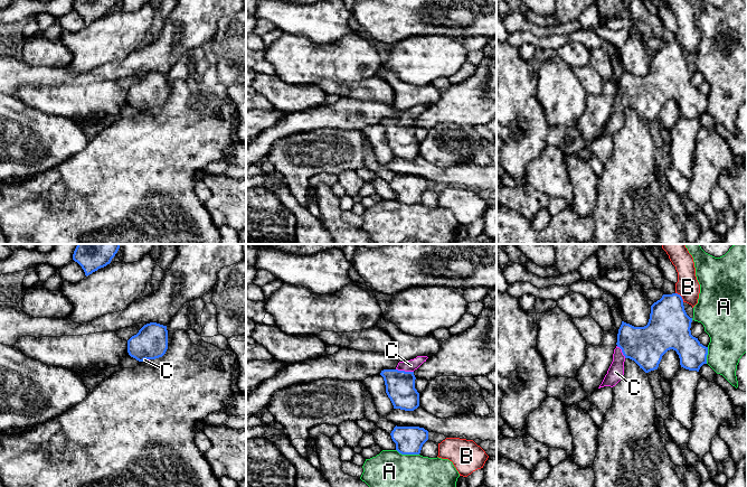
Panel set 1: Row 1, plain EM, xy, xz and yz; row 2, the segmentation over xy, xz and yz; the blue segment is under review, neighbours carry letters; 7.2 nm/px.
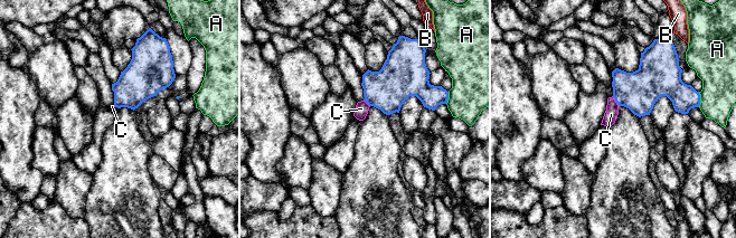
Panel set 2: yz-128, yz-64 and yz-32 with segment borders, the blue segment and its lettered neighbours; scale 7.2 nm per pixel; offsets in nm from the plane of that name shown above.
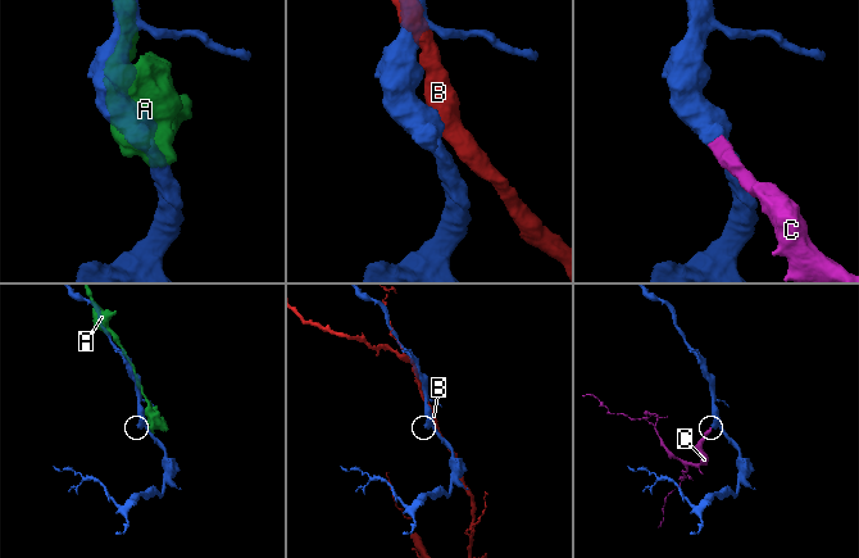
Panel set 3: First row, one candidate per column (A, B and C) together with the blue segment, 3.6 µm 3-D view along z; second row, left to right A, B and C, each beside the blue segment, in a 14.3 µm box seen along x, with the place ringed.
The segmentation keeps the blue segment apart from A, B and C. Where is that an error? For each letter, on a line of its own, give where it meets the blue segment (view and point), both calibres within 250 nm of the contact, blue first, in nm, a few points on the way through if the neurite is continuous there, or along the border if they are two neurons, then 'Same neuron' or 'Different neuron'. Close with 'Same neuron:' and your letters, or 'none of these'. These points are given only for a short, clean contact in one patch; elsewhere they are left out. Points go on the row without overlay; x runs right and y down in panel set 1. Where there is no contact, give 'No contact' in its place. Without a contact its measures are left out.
A: Touches blue at xz (407, 203). Thickness 200 nm (blue) against 320 nm. Different neuron
B: Touches blue at yz (681, 46). Thickness 300 nm (blue) against 160 nm. Different neuron
C: Touches blue at xz (404, 120). Thickness 200 nm (blue) against 80 nm. Path across: xz (400, 138), (404, 120), (410, 114). Same neuron
Same neuron: C

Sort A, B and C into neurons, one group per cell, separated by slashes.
A / B / C

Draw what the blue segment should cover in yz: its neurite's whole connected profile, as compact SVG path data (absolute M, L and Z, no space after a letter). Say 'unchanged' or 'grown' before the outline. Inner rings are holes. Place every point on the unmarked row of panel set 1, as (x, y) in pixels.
grown; M678 43L663 44L651 55L646 75L634 76L622 71L613 111L598 138L613 137L622 129L626 107L649 122L658 119L662 105L670 99L679 104L681 116L699 121L707 113L708 96L691 84L691 72Z

